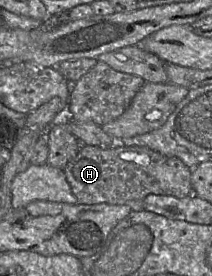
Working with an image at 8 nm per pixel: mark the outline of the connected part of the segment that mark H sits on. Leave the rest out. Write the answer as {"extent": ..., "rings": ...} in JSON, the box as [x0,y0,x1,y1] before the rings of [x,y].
{"extent":[63,144,193,211],"rings":[[[117,144],[111,148],[82,145],[63,169],[77,204],[126,205],[131,211],[144,210],[143,201],[148,195],[184,198],[193,194],[191,171],[176,157],[164,156],[146,147]]]}

